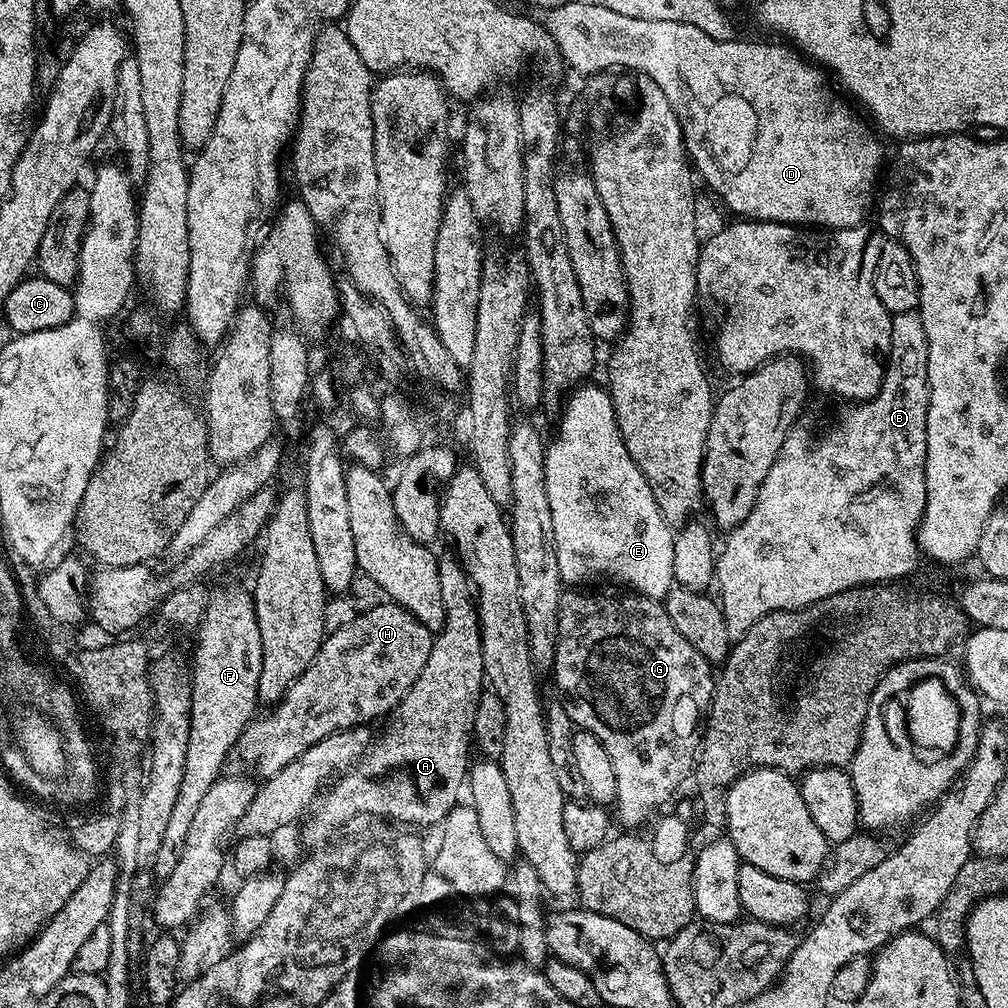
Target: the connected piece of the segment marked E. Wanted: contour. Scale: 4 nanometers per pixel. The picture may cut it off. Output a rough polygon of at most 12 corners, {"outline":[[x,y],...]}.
{"outline":[[567,397],[544,454],[558,574],[663,601],[674,529],[612,397]]}

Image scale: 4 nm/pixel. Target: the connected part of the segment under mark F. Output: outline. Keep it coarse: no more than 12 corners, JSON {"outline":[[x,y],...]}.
{"outline":[[213,591],[195,629],[186,766],[152,867],[174,871],[198,802],[257,715],[251,591]]}

